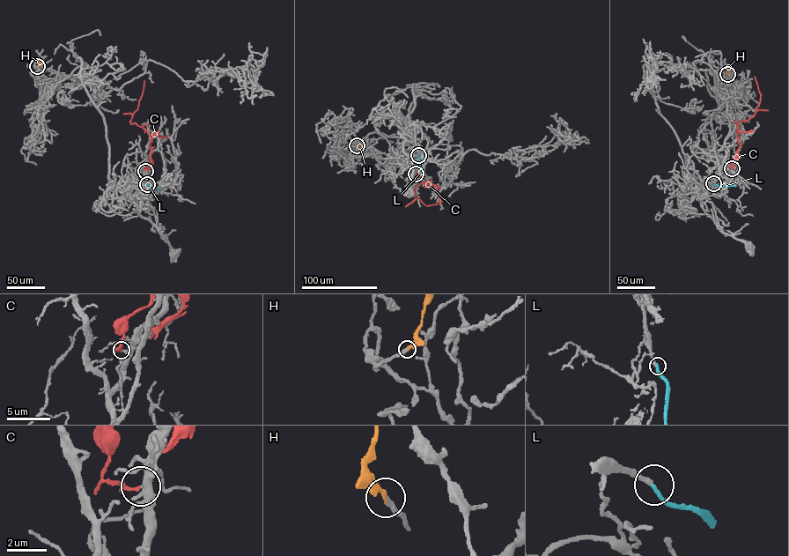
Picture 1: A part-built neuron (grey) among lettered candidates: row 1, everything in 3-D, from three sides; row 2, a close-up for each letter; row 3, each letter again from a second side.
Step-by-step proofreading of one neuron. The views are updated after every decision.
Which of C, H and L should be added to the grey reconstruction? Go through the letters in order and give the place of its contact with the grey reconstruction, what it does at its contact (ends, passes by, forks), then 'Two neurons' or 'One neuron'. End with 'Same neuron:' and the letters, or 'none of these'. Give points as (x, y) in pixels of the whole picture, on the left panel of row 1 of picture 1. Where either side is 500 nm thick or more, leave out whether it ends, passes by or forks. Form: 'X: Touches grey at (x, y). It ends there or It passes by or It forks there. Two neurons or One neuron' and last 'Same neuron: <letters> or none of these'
C: Touches grey at (145, 171). It ends there. Two neurons
H: Touches grey at (37, 66). It ends there. Two neurons
L: Touches grey at (147, 184). It ends there. One neuron
Same neuron: L

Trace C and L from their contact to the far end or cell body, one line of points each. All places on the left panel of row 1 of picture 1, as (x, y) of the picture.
C: (145, 171), (150, 165), (151, 137), (142, 126), (130, 122), (132, 114), (137, 109), (144, 81)
L: (147, 184), (161, 190)

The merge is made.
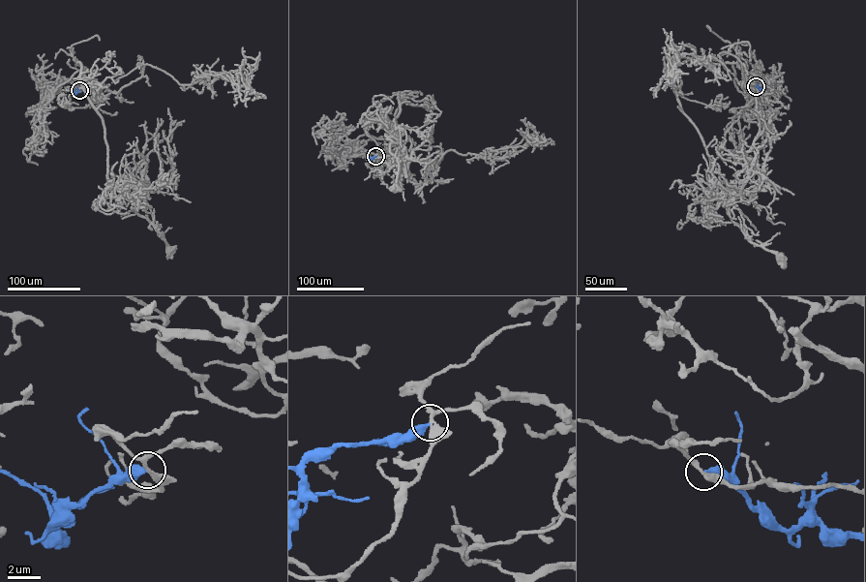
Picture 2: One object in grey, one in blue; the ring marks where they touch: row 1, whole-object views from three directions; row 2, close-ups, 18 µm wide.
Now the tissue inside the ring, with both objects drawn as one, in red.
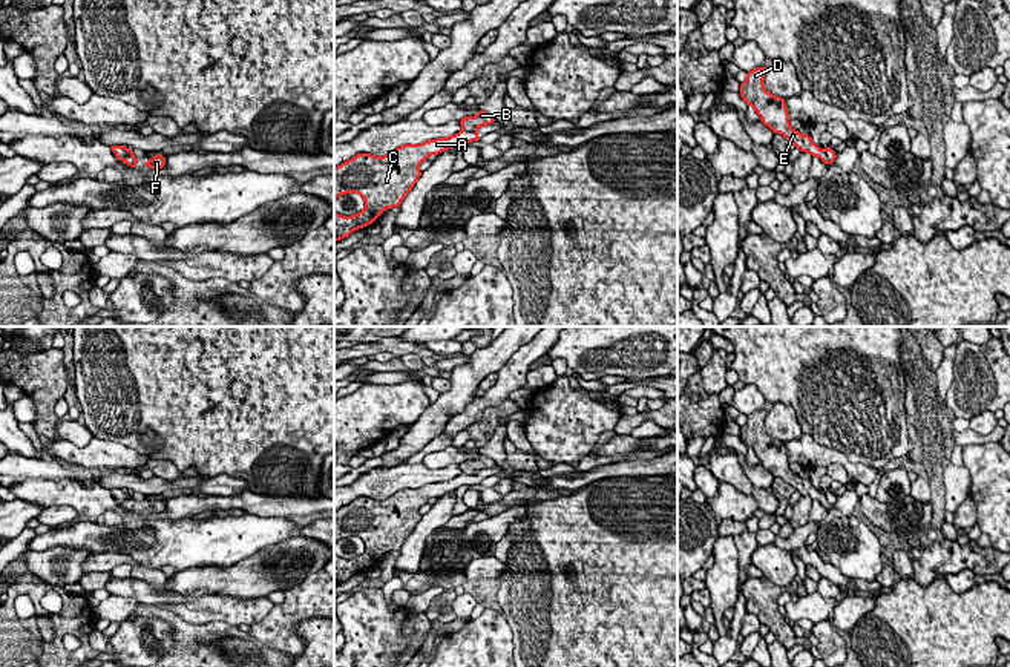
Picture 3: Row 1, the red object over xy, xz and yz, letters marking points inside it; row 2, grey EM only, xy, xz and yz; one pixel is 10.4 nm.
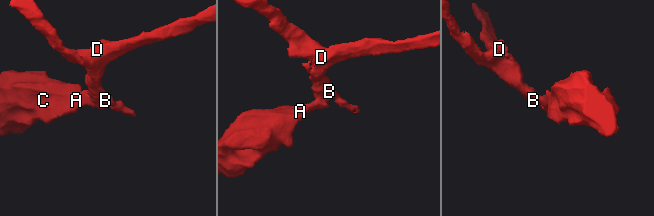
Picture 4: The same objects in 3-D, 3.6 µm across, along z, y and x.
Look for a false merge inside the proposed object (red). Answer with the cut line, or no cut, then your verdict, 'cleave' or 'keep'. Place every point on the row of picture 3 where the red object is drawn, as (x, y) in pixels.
cut in xz along (463, 128), (475, 132); cleave

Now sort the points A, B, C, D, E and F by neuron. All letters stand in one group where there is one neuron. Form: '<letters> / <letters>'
A C / B D E F

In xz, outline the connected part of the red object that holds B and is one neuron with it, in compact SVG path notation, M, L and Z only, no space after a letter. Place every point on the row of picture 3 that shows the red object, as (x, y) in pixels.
M478 109L475 117L464 117L460 120L460 124L467 132L477 132L481 126L495 123L495 118L484 110Z

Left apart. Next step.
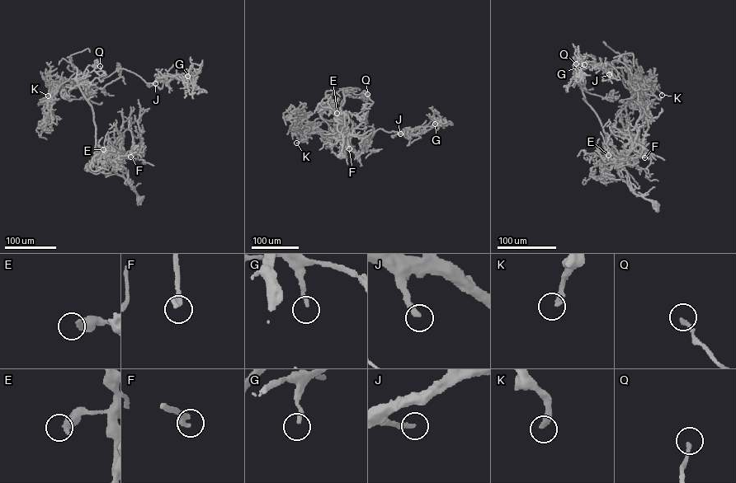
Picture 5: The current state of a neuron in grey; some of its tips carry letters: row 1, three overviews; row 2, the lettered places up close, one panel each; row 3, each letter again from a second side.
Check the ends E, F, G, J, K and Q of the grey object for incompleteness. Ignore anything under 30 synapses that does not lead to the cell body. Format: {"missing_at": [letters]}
{"missing_at": ["F", "J", "Q"]}

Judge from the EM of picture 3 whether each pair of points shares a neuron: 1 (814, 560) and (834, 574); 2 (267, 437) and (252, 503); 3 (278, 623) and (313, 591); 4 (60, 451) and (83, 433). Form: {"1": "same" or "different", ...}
{"1": "same", "2": "different", "3": "same", "4": "different"}

